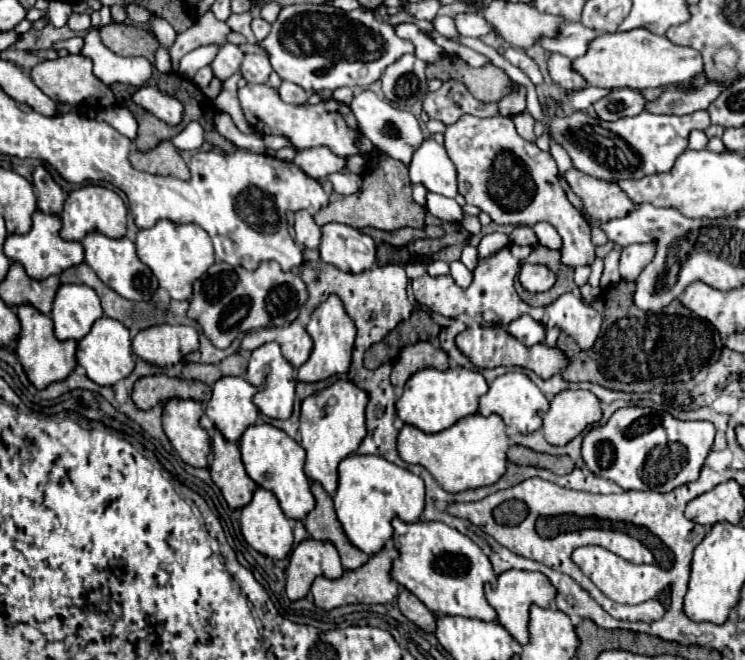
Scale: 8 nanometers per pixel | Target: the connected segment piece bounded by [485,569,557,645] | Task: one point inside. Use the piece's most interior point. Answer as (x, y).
(516, 591)

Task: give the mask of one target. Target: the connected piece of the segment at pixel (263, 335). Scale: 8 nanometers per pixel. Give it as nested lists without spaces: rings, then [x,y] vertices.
[[[293,321],[289,327],[271,327],[271,329],[253,331],[241,341],[241,349],[253,351],[253,349],[257,349],[263,343],[269,343],[269,341],[279,343],[283,357],[295,369],[301,367],[309,359],[309,353],[313,349],[313,341],[311,341],[309,333],[305,331],[305,327],[299,325],[299,321]]]

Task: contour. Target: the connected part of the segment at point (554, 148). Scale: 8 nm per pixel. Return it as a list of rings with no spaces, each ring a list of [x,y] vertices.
[[[551,137],[551,155],[557,161],[557,167],[561,173],[565,173],[573,167],[573,161],[569,161],[569,155],[565,153],[565,149],[561,149],[561,145],[557,145],[557,141],[553,141],[553,137]]]

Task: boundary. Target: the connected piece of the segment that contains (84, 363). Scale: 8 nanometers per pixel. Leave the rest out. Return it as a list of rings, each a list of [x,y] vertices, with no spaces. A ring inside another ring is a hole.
[[[109,317],[97,319],[95,325],[91,327],[91,331],[77,343],[77,363],[85,369],[87,377],[91,381],[95,381],[97,385],[113,387],[117,381],[129,377],[135,367],[129,329]]]

